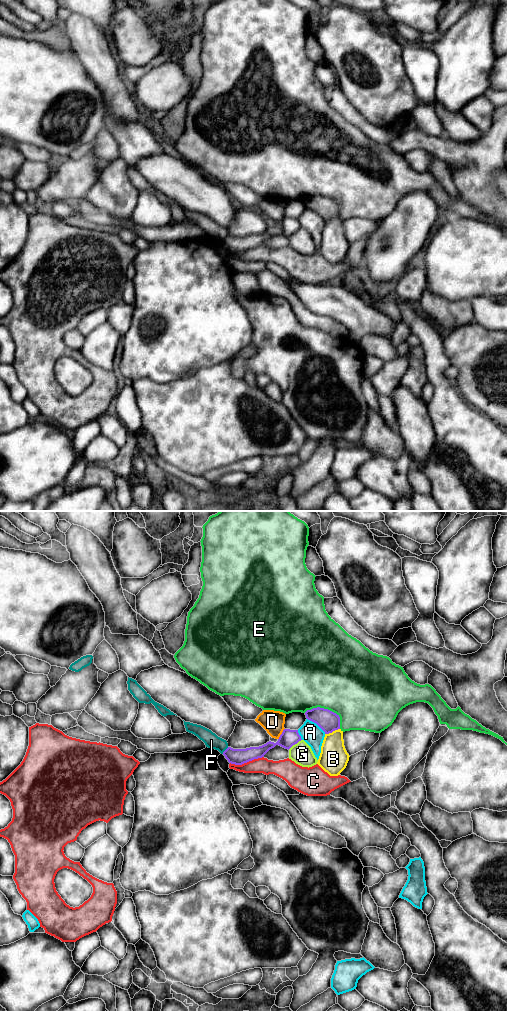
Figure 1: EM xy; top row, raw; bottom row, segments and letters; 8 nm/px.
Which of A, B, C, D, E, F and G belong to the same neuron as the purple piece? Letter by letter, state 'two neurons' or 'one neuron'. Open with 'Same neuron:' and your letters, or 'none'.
Same neuron: none
A: two neurons
B: two neurons
C: two neurons
D: two neurons
E: two neurons
F: two neurons
G: two neurons

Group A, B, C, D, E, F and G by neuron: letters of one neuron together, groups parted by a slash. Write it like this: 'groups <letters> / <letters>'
groups A / B / C / D / E / F / G

